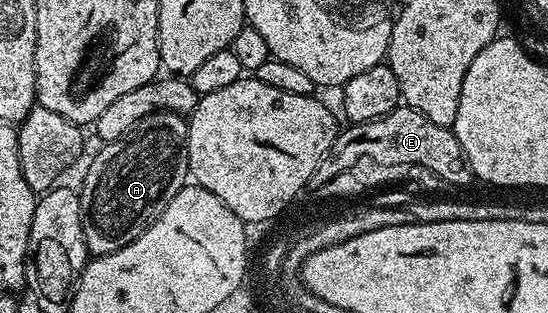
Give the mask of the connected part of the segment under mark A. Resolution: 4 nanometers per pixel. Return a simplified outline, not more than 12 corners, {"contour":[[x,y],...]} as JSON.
{"contour":[[142,117],[78,187],[88,254],[133,243],[190,179],[188,124]]}

